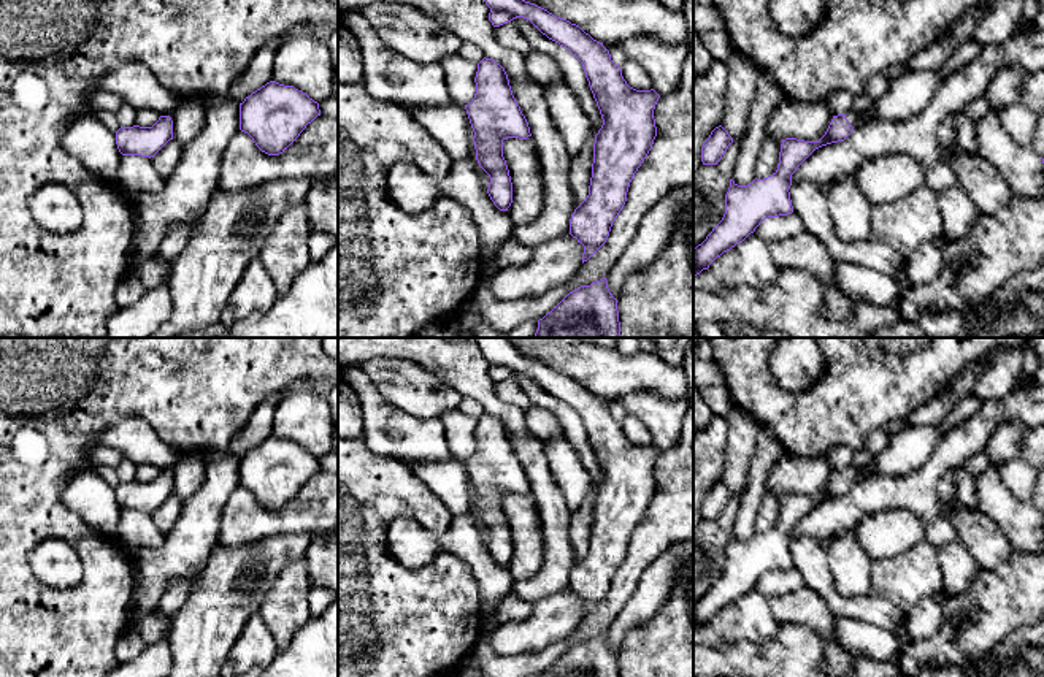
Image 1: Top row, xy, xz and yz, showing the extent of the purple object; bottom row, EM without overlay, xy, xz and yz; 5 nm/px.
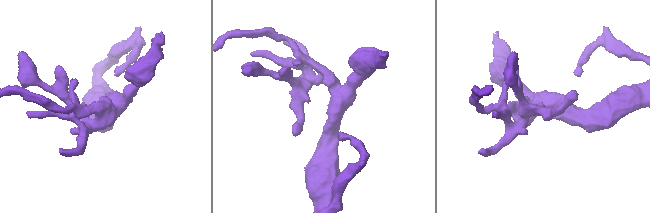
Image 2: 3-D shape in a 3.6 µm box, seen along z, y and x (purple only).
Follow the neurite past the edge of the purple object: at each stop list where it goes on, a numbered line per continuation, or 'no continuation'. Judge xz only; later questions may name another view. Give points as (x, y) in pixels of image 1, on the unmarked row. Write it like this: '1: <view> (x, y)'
no continuation

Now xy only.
no continuation

